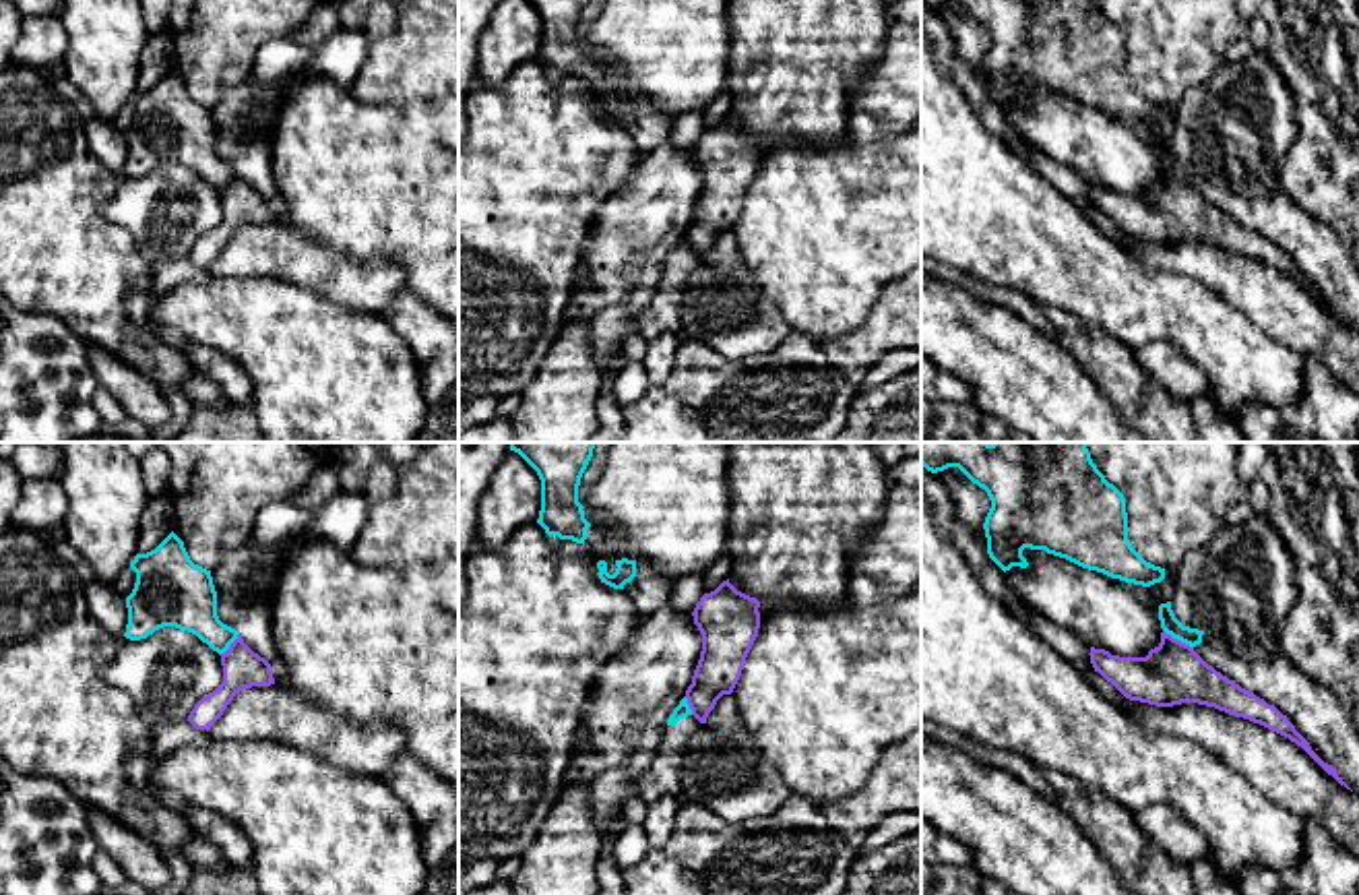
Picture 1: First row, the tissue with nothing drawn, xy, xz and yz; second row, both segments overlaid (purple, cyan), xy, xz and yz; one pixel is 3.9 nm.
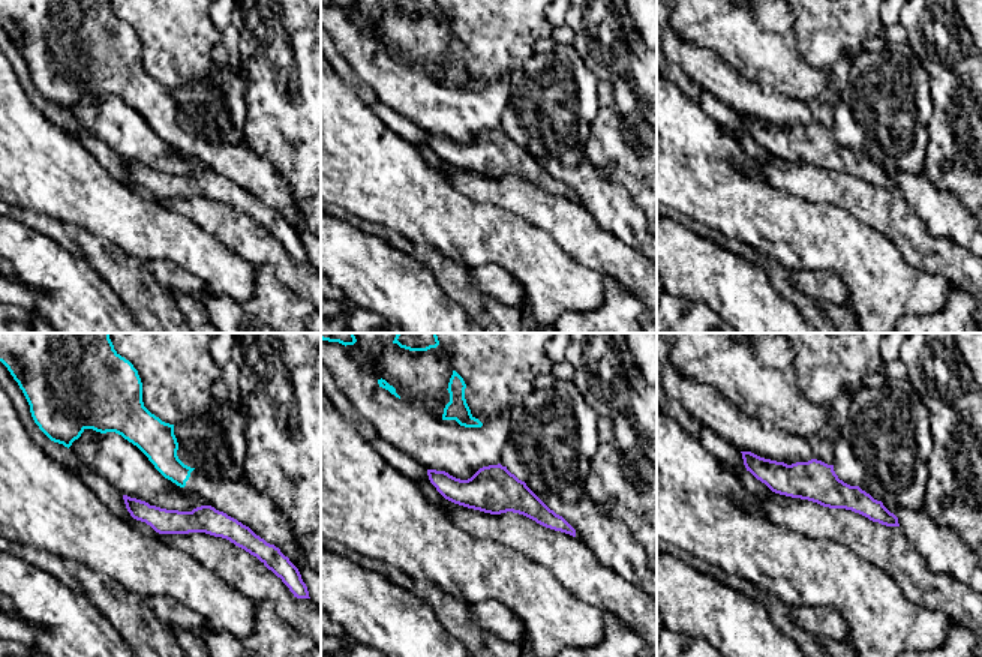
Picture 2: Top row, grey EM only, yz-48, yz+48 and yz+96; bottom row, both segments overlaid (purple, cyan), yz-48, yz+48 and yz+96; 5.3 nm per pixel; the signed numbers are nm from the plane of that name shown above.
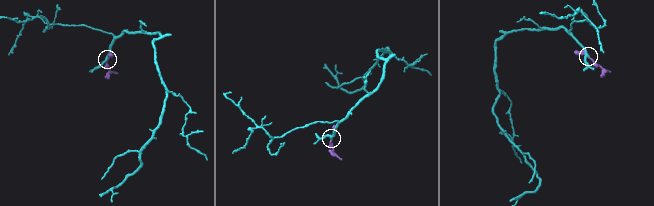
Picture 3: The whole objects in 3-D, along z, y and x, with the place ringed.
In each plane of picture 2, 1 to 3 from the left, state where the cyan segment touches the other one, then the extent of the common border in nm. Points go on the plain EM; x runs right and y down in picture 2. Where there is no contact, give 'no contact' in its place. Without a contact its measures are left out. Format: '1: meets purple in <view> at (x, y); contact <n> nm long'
1: no contact
2: no contact
3: no contact

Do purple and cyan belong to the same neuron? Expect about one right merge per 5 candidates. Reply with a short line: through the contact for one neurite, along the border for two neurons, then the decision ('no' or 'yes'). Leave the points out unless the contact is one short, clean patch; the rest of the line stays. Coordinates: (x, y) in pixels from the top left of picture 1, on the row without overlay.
line yz (1163, 166), (1192, 184); no

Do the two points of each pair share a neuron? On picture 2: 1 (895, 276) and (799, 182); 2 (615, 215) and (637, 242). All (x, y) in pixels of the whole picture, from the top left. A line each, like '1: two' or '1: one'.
1: two
2: one

